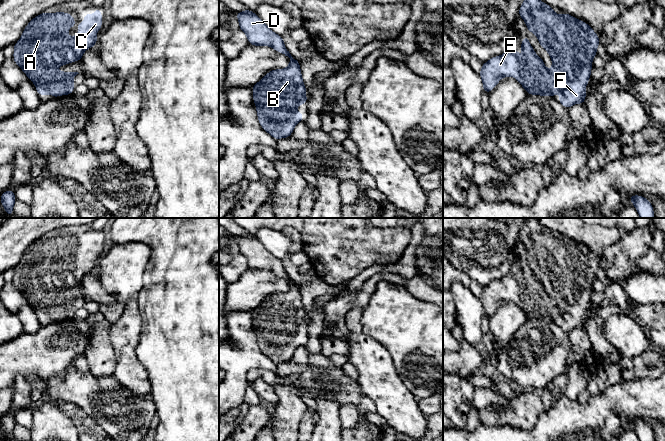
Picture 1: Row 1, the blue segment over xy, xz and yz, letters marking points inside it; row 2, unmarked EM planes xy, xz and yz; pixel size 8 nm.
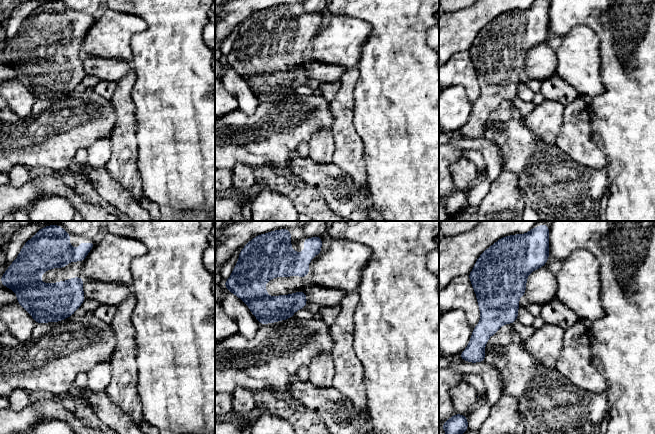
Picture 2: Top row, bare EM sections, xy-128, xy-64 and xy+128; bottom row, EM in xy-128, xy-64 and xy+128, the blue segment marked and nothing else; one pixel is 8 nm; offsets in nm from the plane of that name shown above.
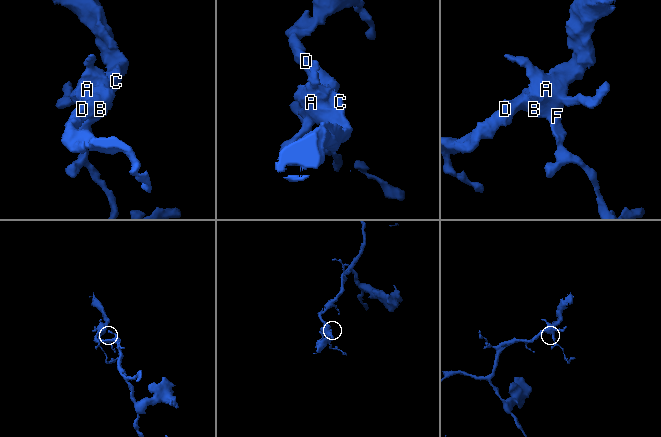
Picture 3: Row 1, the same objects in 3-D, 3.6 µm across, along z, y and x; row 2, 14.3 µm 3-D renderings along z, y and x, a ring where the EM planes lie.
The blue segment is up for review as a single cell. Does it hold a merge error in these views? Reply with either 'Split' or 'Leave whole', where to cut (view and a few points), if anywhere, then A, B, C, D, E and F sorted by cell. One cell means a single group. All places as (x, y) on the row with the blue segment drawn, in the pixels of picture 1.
Leave whole. No split. Groups: A B C D E F

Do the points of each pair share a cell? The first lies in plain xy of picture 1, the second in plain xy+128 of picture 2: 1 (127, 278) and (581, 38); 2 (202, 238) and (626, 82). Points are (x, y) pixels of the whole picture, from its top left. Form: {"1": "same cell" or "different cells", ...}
{"1": "same cell", "2": "same cell"}

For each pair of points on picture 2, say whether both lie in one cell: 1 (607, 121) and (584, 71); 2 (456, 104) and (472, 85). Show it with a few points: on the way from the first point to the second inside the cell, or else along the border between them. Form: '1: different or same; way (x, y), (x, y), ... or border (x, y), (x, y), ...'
1: different; border (601, 72), (604, 90), (592, 98)
2: different; border (449, 86), (461, 86), (472, 104)

